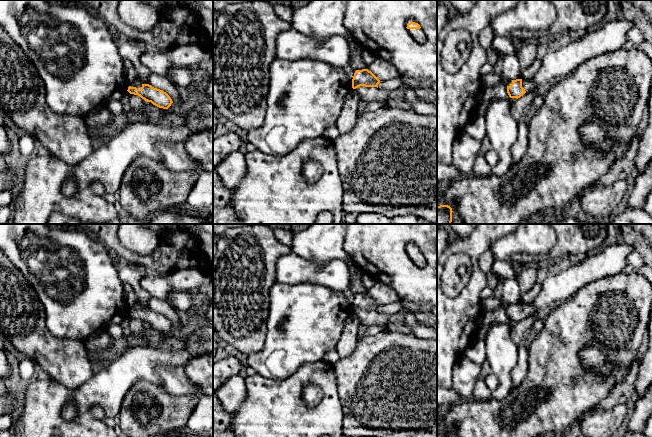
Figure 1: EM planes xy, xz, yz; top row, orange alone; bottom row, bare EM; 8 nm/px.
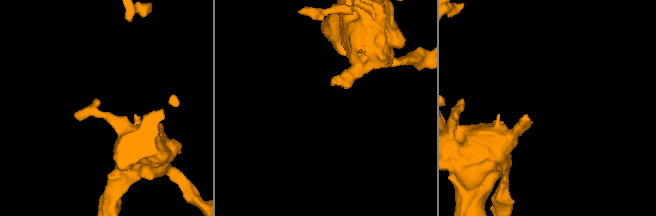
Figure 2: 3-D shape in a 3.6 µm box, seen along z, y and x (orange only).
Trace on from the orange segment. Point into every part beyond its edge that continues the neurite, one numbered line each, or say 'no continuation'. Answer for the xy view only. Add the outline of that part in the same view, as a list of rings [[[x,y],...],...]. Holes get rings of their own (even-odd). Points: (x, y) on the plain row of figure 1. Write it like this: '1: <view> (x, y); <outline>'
1: xy (137, 307); [[[137,303],[134,306],[130,307],[129,310],[136,311],[137,313],[141,313],[143,308],[149,308],[149,306],[145,306],[145,305],[142,305],[140,303]]]

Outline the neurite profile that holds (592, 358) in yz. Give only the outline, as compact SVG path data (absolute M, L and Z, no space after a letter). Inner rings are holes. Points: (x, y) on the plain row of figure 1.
M596 347L583 349L580 353L580 359L586 370L600 370L605 374L610 372L607 354Z

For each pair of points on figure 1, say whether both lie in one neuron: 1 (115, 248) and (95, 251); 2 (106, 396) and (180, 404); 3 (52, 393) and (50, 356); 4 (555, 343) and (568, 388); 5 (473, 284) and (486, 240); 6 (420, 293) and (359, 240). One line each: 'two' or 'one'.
1: two
2: two
3: two
4: one
5: one
6: one

